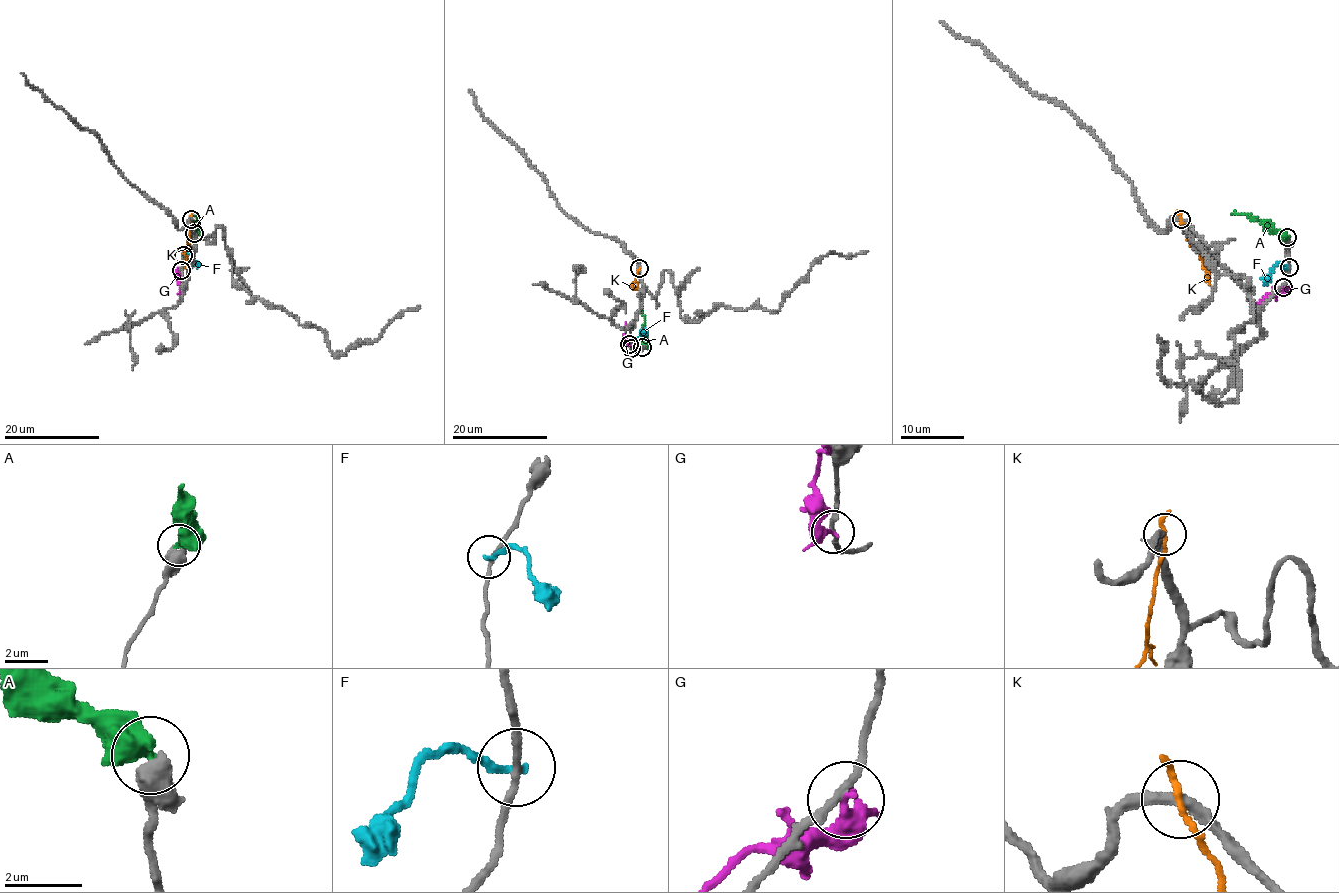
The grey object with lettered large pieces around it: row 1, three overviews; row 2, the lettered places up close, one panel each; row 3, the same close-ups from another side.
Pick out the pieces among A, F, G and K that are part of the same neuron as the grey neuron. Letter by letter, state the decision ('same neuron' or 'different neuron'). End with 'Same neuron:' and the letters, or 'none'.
A: same neuron
F: different neuron
G: different neuron
K: different neuron
Same neuron: A

